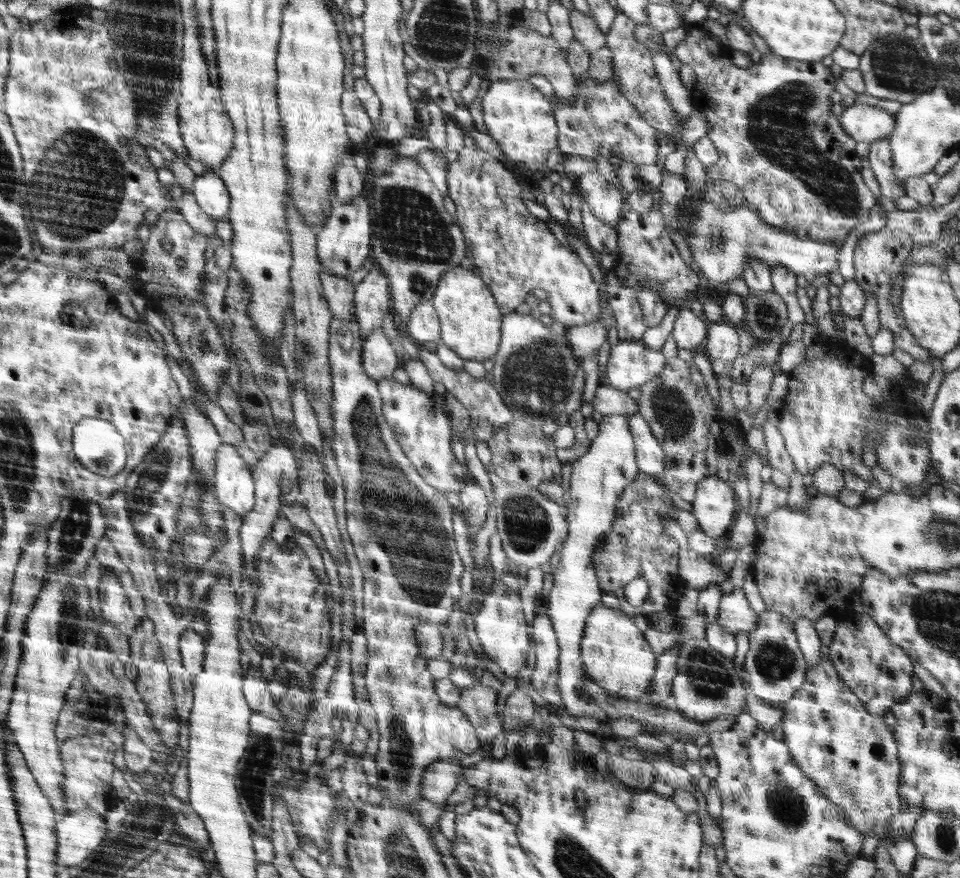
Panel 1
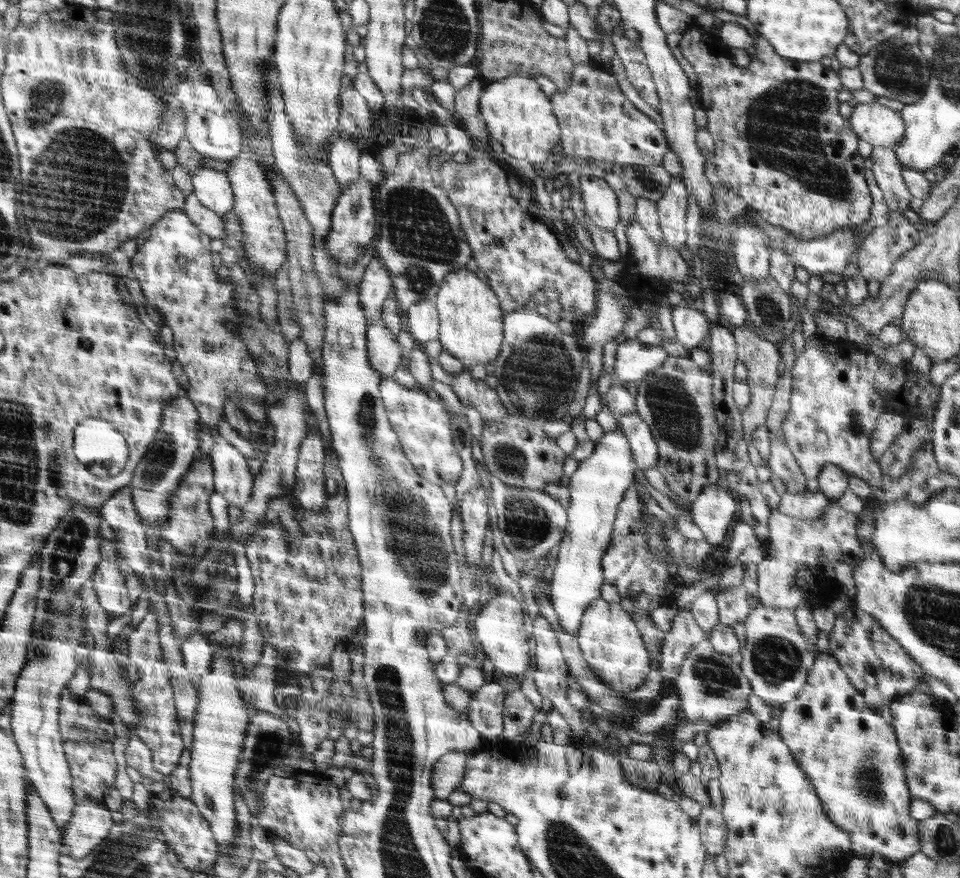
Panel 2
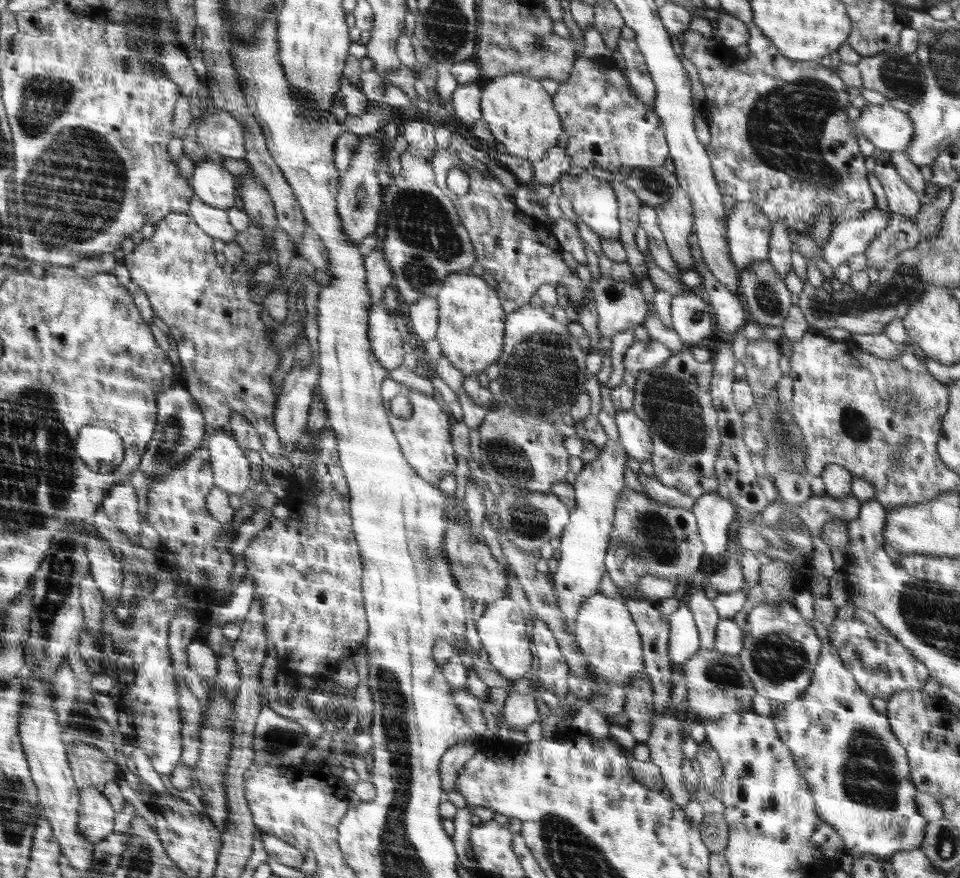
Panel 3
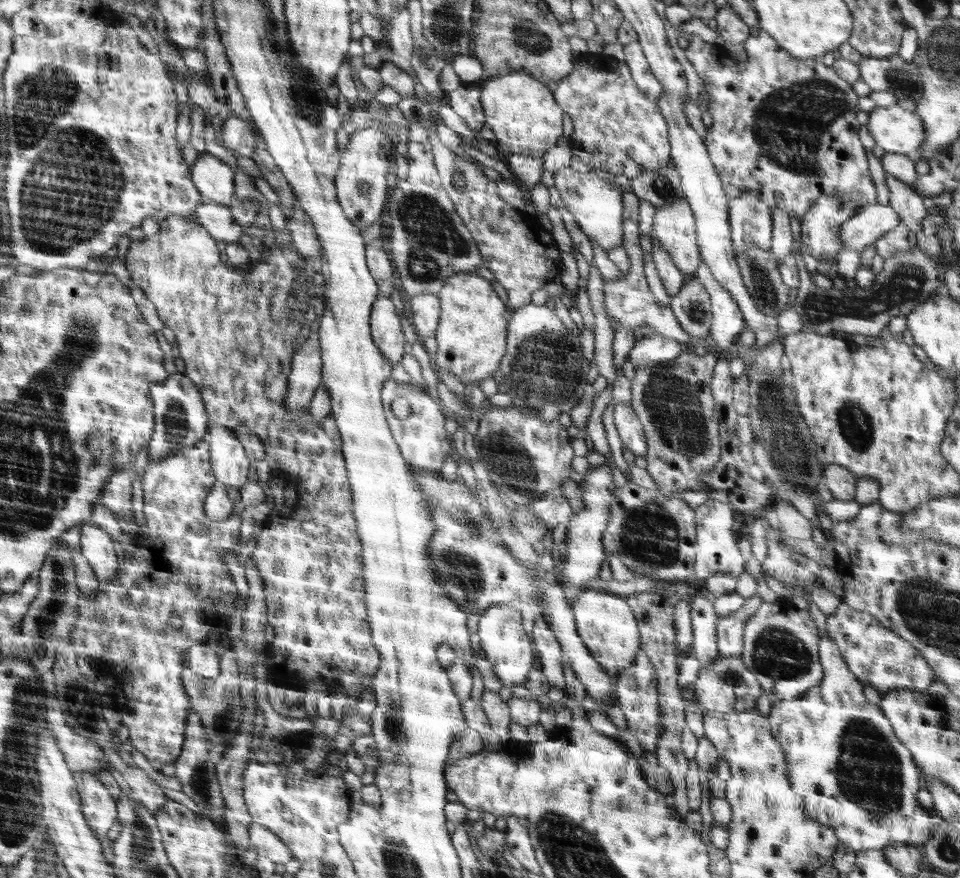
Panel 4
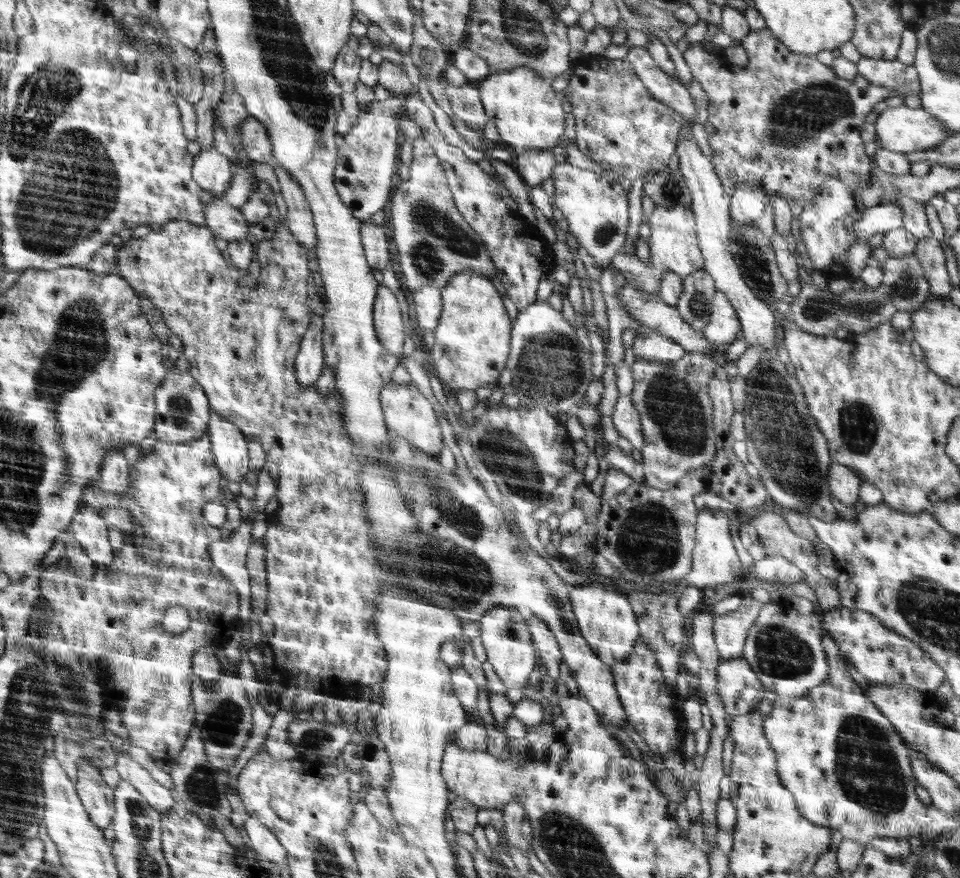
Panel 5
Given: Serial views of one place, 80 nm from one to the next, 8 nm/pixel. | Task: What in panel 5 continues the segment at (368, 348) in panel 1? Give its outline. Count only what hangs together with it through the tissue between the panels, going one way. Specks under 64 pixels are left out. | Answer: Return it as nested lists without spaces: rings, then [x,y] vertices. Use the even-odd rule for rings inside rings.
[[[380,286],[379,295],[375,301],[375,327],[378,339],[395,357],[403,356],[404,330],[402,330],[402,316],[398,310],[396,296],[386,288]]]

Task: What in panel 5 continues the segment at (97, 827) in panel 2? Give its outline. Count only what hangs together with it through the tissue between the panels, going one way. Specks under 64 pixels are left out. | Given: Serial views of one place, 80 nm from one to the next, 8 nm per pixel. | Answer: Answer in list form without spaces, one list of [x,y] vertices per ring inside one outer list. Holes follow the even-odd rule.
[[[81,760],[78,763],[78,781],[75,789],[91,820],[101,829],[105,829],[112,822],[112,816],[115,816],[114,796],[102,780],[98,767],[92,765],[91,760]]]

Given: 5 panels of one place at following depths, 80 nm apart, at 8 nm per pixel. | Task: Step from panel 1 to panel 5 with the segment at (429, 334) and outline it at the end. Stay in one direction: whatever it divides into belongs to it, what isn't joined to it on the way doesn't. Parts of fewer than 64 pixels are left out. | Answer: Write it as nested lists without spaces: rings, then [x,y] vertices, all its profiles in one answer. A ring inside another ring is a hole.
[[[426,286],[412,292],[411,295],[416,310],[417,331],[420,335],[427,330],[433,331],[442,318],[443,289]]]

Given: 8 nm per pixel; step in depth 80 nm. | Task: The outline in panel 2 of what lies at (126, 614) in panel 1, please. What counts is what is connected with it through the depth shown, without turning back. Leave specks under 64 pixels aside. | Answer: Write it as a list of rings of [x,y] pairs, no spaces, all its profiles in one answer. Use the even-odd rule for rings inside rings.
[[[98,562],[94,574],[94,588],[98,592],[100,606],[112,616],[122,616],[130,610],[128,590],[124,586],[124,576],[114,562]]]

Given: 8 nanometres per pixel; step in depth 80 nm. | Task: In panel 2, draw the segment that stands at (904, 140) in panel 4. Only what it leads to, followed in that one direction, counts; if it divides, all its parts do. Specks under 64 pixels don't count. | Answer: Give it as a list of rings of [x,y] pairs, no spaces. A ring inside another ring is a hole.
[[[858,103],[850,117],[852,132],[873,146],[886,146],[894,150],[894,145],[903,139],[904,127],[902,113],[879,103]]]

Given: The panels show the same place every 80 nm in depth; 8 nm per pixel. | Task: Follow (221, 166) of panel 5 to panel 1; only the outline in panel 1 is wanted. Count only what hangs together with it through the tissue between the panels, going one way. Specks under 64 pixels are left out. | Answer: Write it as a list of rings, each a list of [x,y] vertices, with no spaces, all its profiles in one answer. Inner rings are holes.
[[[205,172],[196,177],[192,186],[192,195],[204,213],[214,219],[222,220],[229,212],[230,196],[224,181],[214,172]]]

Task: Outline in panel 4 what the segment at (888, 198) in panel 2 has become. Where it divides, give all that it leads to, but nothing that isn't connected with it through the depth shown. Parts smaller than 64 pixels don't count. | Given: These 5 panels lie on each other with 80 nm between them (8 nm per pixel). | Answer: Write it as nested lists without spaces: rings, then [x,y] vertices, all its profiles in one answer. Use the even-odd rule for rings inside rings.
[[[886,174],[886,187],[890,190],[889,204],[900,216],[901,223],[918,234],[922,230],[922,222],[928,214],[923,204],[923,198],[914,194],[908,185],[890,174]]]

